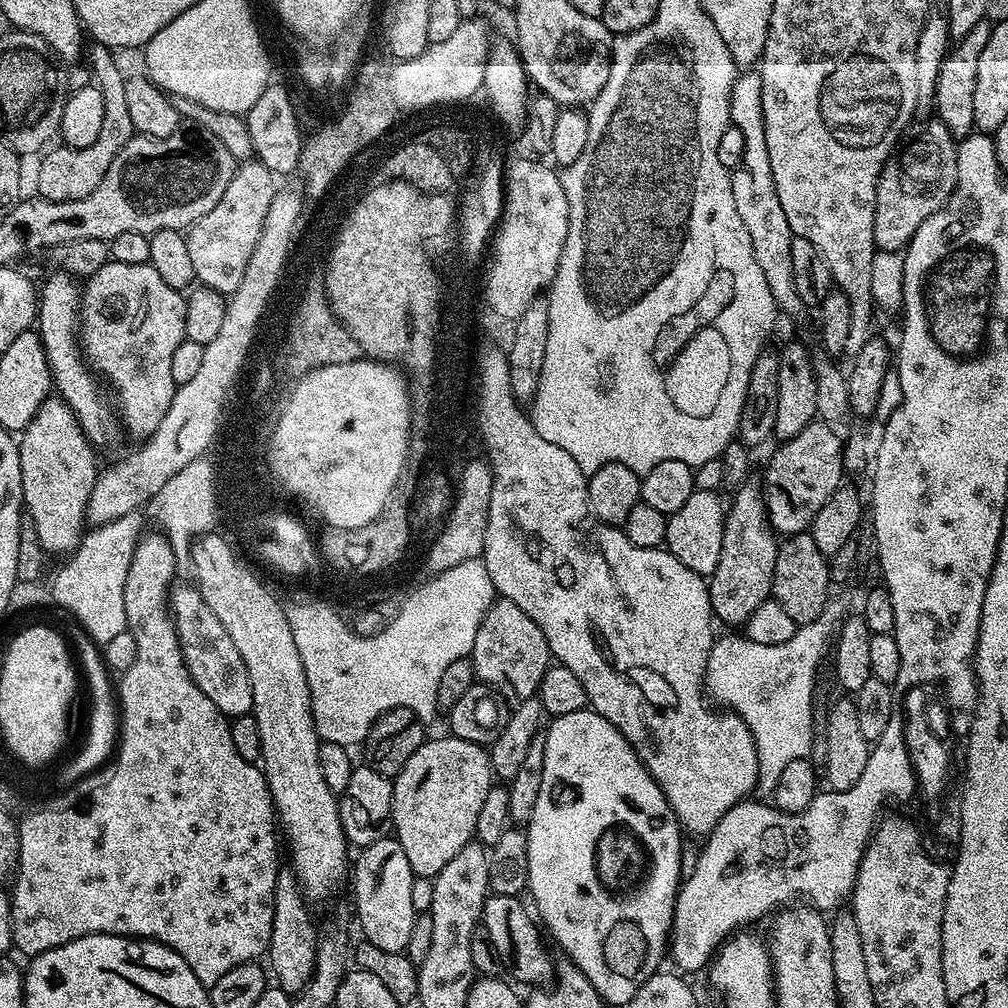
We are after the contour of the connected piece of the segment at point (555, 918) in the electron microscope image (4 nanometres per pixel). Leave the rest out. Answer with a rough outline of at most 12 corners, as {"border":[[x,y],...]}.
{"border":[[562,714],[534,912],[604,1000],[666,960],[680,821],[602,714]]}

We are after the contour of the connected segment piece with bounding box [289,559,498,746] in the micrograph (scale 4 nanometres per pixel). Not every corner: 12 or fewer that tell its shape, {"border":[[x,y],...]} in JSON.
{"border":[[483,559],[450,566],[376,640],[293,609],[321,741],[363,745],[471,657],[497,596]]}

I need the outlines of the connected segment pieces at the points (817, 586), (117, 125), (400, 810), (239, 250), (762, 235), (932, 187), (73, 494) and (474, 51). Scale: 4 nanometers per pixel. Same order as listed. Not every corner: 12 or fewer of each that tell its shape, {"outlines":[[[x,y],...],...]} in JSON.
{"outlines":[[[809,531],[779,541],[771,599],[797,626],[829,607],[829,557]],[[89,43],[106,114],[91,146],[39,157],[39,199],[94,194],[136,132],[126,72],[113,49]],[[425,739],[392,780],[415,877],[473,843],[489,749]],[[241,163],[186,229],[196,280],[226,298],[258,246],[276,173]],[[759,71],[733,80],[728,119],[742,130],[734,202],[783,315],[806,312],[774,170]],[[939,118],[895,149],[876,187],[882,252],[956,189],[958,140]],[[56,394],[19,433],[24,508],[45,553],[71,554],[98,475]],[[480,18],[391,69],[400,104],[483,89],[490,39]]]}

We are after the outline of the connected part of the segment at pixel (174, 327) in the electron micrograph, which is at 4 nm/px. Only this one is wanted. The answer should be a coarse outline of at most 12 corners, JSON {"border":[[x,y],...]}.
{"border":[[152,264],[87,277],[78,343],[150,437],[178,387],[186,299]]}

